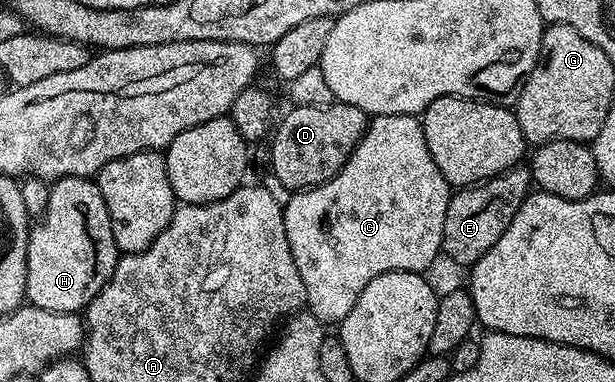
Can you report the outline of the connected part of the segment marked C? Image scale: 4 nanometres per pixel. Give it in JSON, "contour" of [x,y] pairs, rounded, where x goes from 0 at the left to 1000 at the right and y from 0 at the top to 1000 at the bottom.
{"contour":[[[615,298],[598,312],[593,351],[584,366],[584,377],[571,398],[564,429],[538,471],[527,476],[524,487],[504,487],[499,497],[485,497],[472,505],[463,537],[460,565],[460,597],[467,607],[467,639],[473,649],[473,670],[480,681],[480,702],[486,702],[486,733],[493,733],[496,757],[496,801],[501,819],[511,822],[524,848],[553,848],[577,806],[577,785],[584,785],[584,764],[610,733],[610,723],[629,712],[668,712],[681,717],[696,709],[702,691],[717,665],[717,631],[720,628],[720,565],[727,565],[727,534],[733,516],[730,474],[714,450],[714,429],[701,419],[701,398],[694,387],[694,366],[688,356],[685,309],[676,298]]]}

